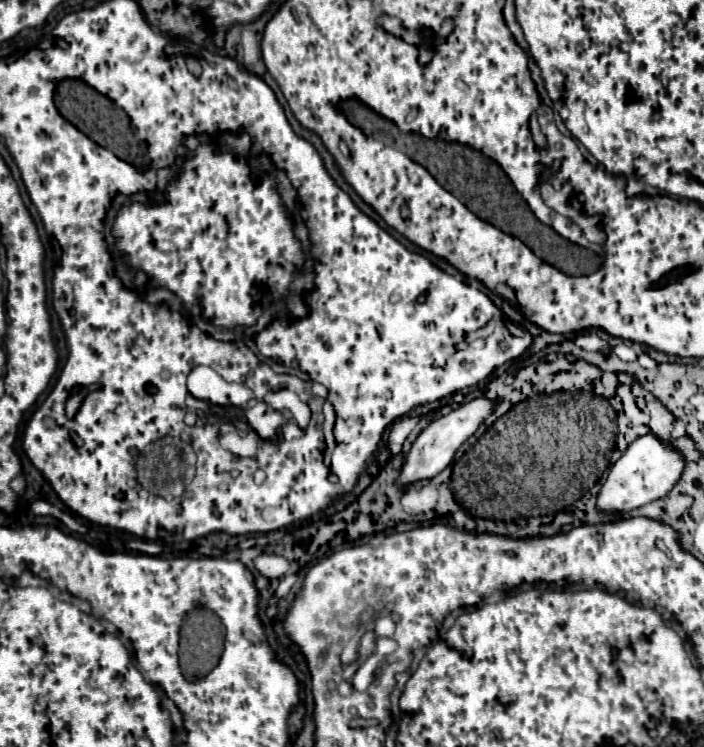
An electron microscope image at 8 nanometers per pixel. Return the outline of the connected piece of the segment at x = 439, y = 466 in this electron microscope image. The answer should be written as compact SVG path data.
M476 398L468 404L462 404L458 410L452 410L450 414L434 420L426 430L422 430L422 434L416 438L416 442L412 444L406 460L404 460L404 468L396 480L398 488L406 488L414 482L420 480L430 480L434 476L438 476L442 470L450 465L456 454L456 450L466 442L466 438L470 438L476 428L484 422L484 418L492 412L492 402L484 400L484 398Z

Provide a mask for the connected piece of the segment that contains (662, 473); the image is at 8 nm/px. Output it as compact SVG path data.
M654 434L640 436L628 446L628 450L620 456L620 460L610 468L610 474L598 494L596 508L598 512L608 512L608 514L630 512L658 498L664 498L678 482L682 470L684 470L684 460L680 452L672 450L666 442L658 440Z

